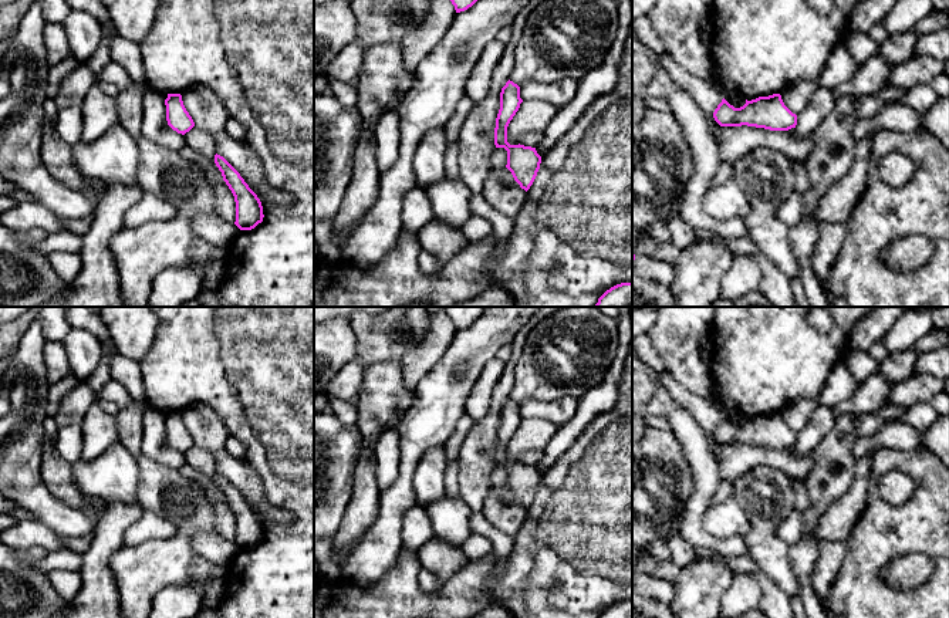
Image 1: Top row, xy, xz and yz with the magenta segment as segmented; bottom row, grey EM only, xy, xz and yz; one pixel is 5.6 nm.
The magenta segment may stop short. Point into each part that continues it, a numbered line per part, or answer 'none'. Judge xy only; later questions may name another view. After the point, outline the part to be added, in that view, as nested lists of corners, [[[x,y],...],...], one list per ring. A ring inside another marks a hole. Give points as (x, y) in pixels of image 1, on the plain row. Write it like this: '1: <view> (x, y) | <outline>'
none

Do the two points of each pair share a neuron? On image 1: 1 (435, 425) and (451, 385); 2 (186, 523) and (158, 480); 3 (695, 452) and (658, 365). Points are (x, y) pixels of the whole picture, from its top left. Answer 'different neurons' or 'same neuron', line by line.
1: same neuron
2: same neuron
3: different neurons

